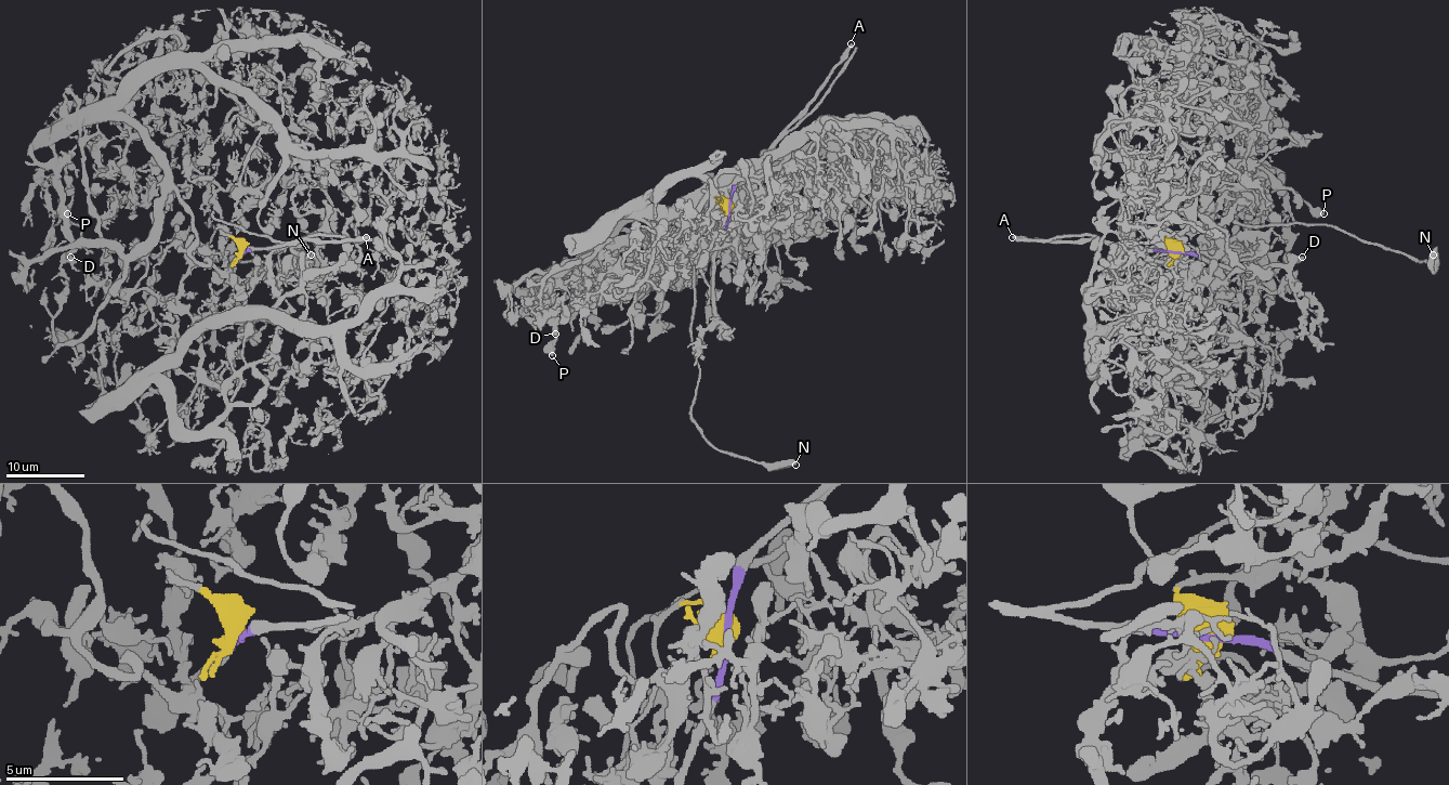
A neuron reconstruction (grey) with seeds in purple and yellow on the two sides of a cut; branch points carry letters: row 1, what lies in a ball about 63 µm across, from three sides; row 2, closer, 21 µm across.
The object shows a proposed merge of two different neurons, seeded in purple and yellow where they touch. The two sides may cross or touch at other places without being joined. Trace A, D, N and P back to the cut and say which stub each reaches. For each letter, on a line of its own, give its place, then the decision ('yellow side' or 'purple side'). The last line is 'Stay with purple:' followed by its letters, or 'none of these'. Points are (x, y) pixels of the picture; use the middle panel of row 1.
A: at (851, 43); purple side
D: at (555, 334); yellow side
N: at (795, 465); purple side
P: at (552, 355); yellow side
Stay with purple: A, N

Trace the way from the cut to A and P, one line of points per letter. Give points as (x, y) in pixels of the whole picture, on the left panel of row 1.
A: (244, 252), (275, 248), (294, 240), (358, 240), (366, 236)
P: (244, 252), (220, 232), (203, 185), (168, 179), (122, 119), (81, 119), (53, 143), (71, 186), (67, 214)

